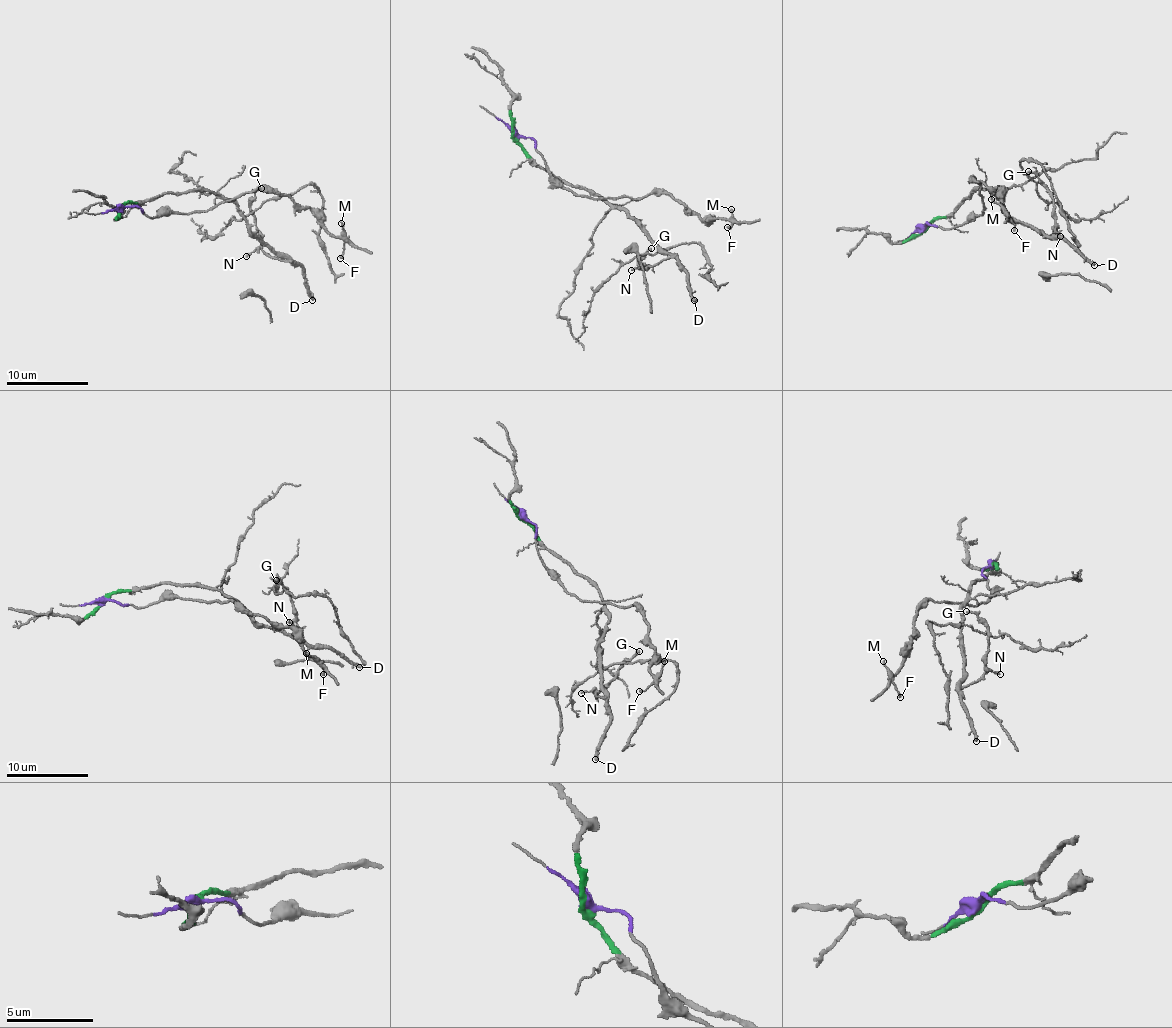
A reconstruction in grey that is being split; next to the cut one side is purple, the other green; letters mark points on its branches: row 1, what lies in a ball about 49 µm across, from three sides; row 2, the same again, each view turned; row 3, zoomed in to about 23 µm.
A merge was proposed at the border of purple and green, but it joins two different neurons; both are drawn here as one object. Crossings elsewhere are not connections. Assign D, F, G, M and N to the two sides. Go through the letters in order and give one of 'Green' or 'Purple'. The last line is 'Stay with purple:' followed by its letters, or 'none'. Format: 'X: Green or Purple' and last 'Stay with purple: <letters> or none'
D: Green
F: Purple
G: Green
M: Purple
N: Green
Stay with purple: F, M

